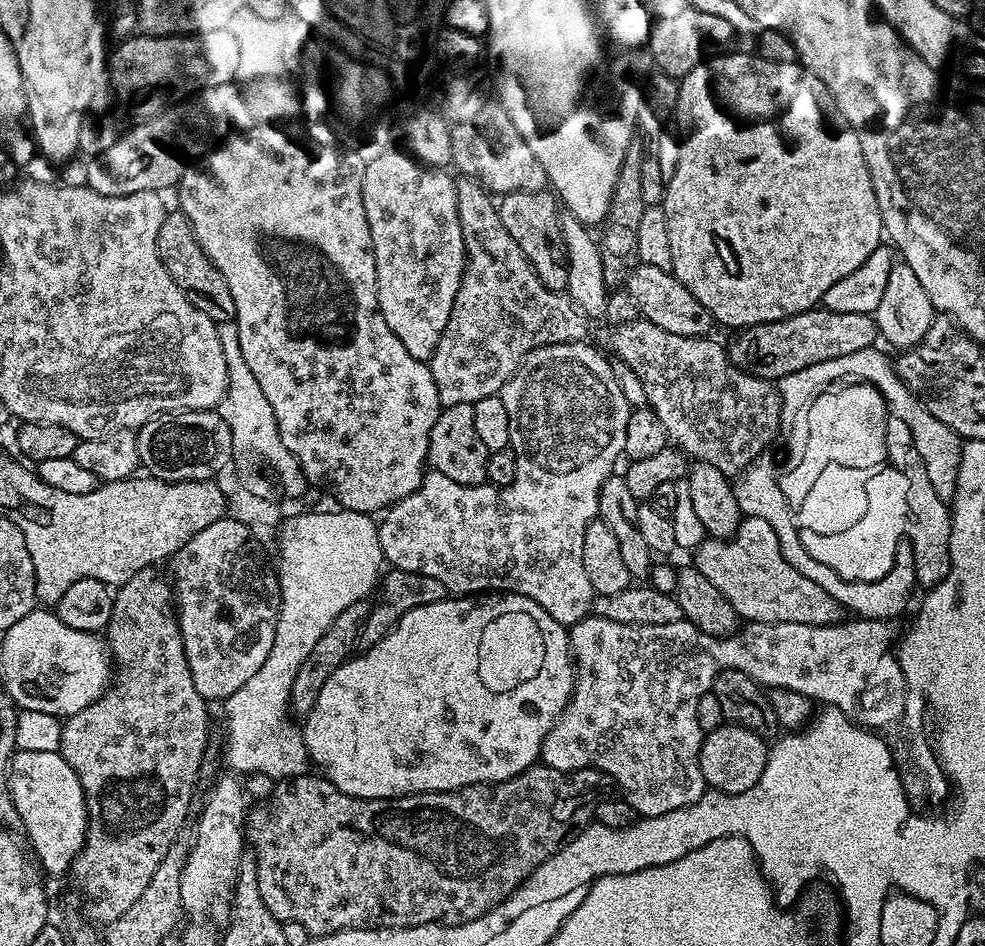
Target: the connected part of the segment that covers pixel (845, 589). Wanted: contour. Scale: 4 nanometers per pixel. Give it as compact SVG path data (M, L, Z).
M768 454L761 456L746 471L735 477L732 489L738 498L741 513L766 518L766 522L770 522L771 528L774 529L774 534L778 534L778 542L782 546L782 554L786 558L786 562L790 562L790 566L794 566L794 570L798 570L798 574L806 574L806 578L810 578L810 582L816 582L818 586L822 586L822 590L826 590L826 594L830 594L830 598L838 601L849 613L866 620L891 621L896 618L892 616L898 615L908 604L906 597L899 596L896 592L890 593L889 596L883 596L884 592L878 586L851 587L848 584L841 584L840 580L836 580L836 575L830 574L824 567L820 567L820 564L809 560L808 556L800 550L793 527L788 522L784 500L781 499L780 492L777 491L774 483L774 476L779 471L778 464L775 459L772 461L770 457L771 455Z

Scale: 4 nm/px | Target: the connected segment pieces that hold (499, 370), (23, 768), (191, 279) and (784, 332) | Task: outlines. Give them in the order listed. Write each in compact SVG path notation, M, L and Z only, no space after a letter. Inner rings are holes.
M472 179L456 180L458 222L462 222L462 238L466 242L468 262L464 265L464 278L454 298L450 322L446 322L442 338L438 338L434 345L430 361L434 386L438 386L438 398L444 408L477 404L482 398L499 394L505 382L520 369L522 361L535 348L551 344L578 344L589 339L588 317L576 309L564 292L550 290L541 282L526 254L518 250L518 242L514 242L514 238L510 238L510 233L506 231L499 207L488 189L477 179Z
M54 751L13 753L9 765L9 784L21 827L30 840L29 847L50 874L67 873L73 858L84 848L88 812L81 780L63 755Z
M179 210L169 211L162 222L162 230L158 230L158 254L168 267L177 286L184 291L186 298L206 314L217 326L235 321L234 298L230 298L230 286L226 286L226 278L218 274L218 270L208 260L208 255L198 246L194 238L194 230L190 222Z
M817 306L802 314L794 314L778 322L755 324L739 329L732 341L727 341L728 356L746 374L754 374L763 380L779 382L786 374L806 370L818 362L830 362L830 358L843 358L877 343L875 315L838 314Z

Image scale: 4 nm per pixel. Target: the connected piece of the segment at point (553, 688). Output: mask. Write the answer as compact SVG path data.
M501 592L499 594L484 594L479 598L446 598L442 602L434 602L430 606L418 606L414 610L410 610L410 614L406 614L399 620L391 632L385 634L373 648L365 648L359 654L353 655L342 666L338 666L338 670L334 670L334 674L330 674L326 686L322 686L322 690L318 694L318 702L314 702L314 710L310 710L308 716L303 717L302 731L304 741L308 747L308 755L311 763L321 768L323 779L329 780L335 788L342 790L351 796L358 798L366 798L367 800L392 800L395 796L410 796L418 792L459 792L466 786L474 786L475 784L497 784L506 778L514 778L518 774L522 774L527 768L540 760L540 751L544 745L546 734L552 728L553 722L562 714L562 710L568 705L568 701L572 698L572 681L574 679L574 661L572 659L572 645L568 643L569 629L565 625L554 622L554 618L550 618L550 614L546 614L546 610L542 610L542 606L538 606L538 602L534 602L525 596L519 596L513 592Z

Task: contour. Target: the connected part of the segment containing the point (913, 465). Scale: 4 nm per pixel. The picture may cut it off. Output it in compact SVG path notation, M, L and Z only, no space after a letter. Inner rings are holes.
M893 430L888 436L897 449L895 464L900 471L909 475L908 488L912 488L912 524L908 524L908 532L912 532L912 540L907 547L912 552L912 572L921 584L921 589L927 590L942 583L952 569L952 514L945 497L943 500L939 490L932 485L932 480L928 477L931 476L929 469L925 468L918 450L912 444L912 435L906 430Z

